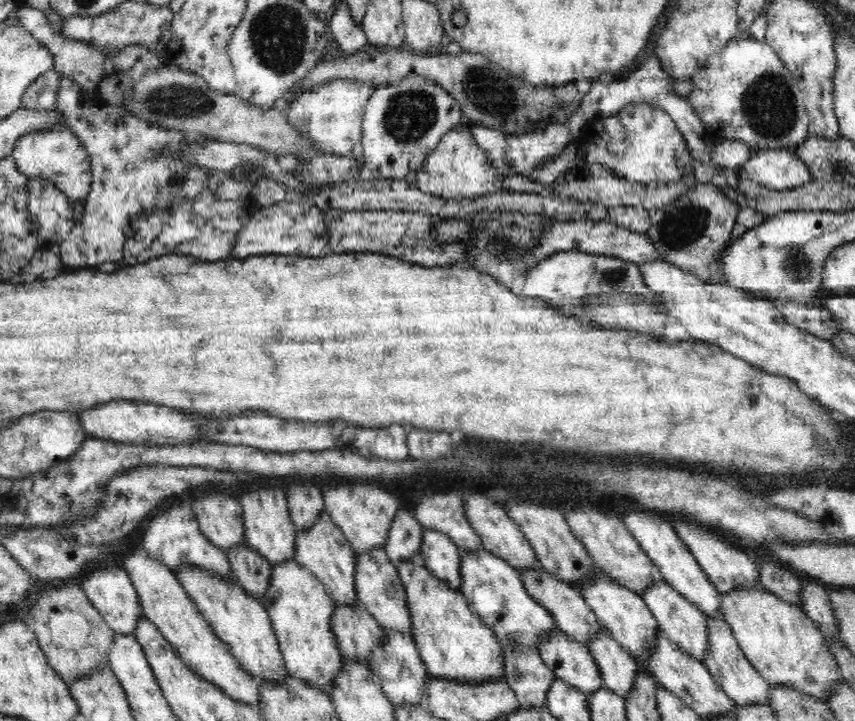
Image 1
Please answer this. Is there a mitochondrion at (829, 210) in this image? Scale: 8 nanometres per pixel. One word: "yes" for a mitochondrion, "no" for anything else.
no

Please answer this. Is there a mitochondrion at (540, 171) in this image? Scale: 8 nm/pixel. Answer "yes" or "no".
no

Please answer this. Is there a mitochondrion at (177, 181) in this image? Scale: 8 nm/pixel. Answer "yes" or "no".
yes

